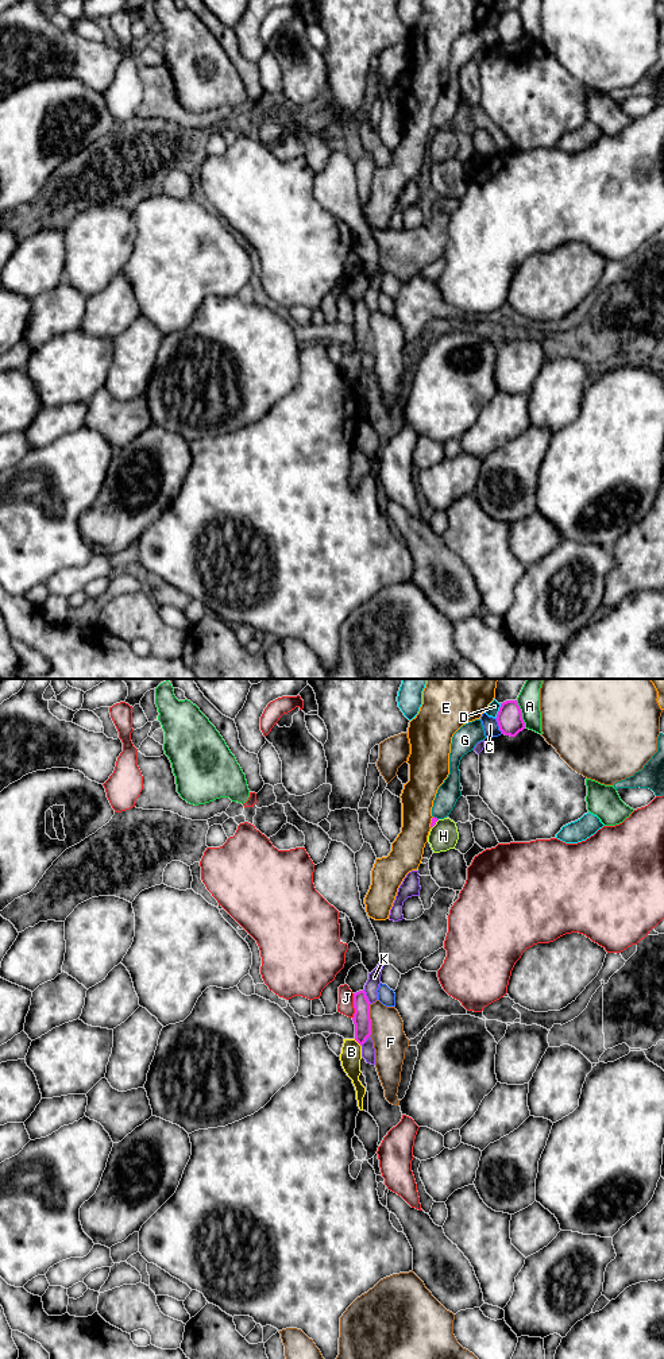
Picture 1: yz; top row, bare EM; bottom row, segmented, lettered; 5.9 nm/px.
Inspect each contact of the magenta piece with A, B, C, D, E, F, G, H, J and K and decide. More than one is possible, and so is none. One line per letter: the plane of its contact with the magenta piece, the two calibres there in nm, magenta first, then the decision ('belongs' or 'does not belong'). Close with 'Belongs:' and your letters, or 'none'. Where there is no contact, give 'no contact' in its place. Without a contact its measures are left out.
A: contact in yz; calibres 150 and 130 nm; does not belong
B: contact in yz; calibres 100 and 130 nm; belongs
C: contact in yz; calibres 150 and 90 nm; does not belong
D: contact in yz; calibres 150 and 70 nm; does not belong
E: contact in yz; calibres 30 and 200 nm; does not belong
F: contact in yz; calibres 100 and 200 nm; does not belong
G: contact in yz; calibres 30 and 140 nm; does not belong
H: contact in yz; calibres 30 and 170 nm; does not belong
J: contact in yz; calibres 100 and 100 nm; does not belong
K: contact in yz; calibres 100 and 80 nm; does not belong
Belongs: B

